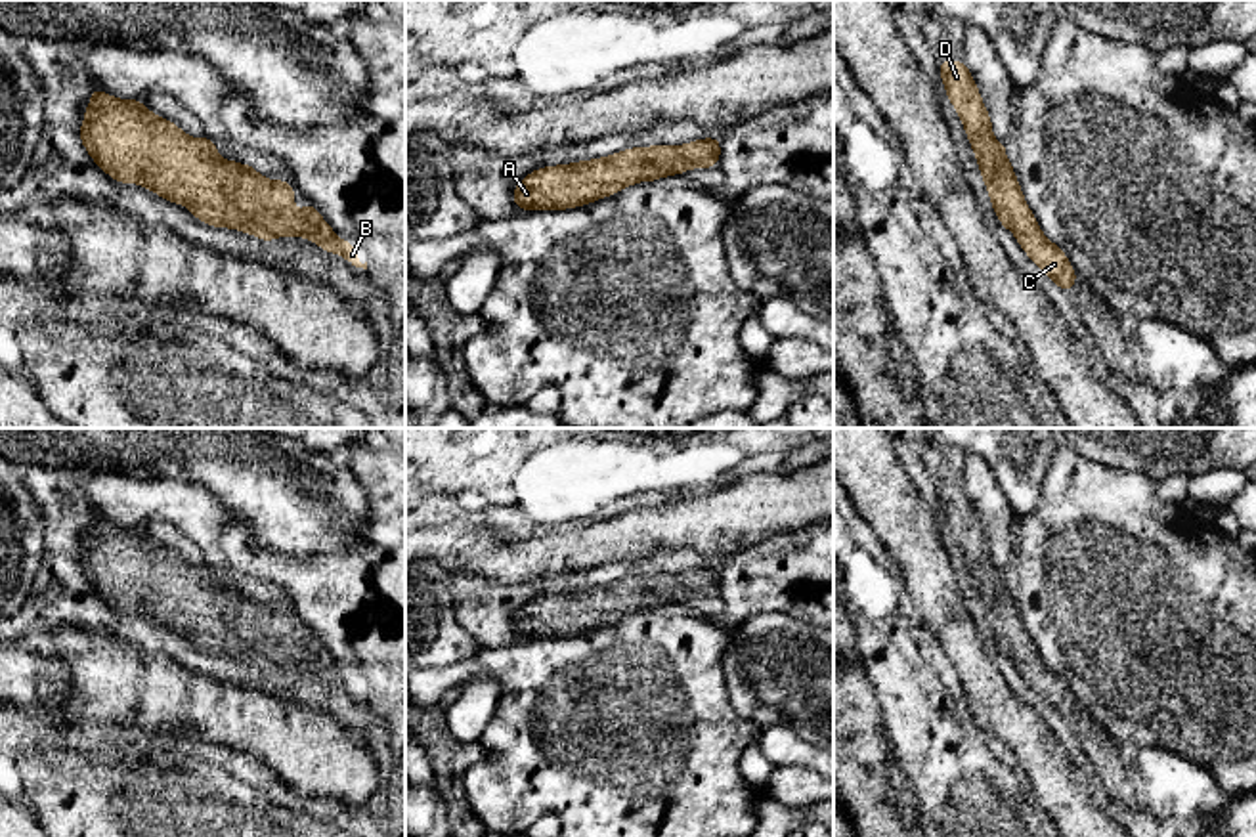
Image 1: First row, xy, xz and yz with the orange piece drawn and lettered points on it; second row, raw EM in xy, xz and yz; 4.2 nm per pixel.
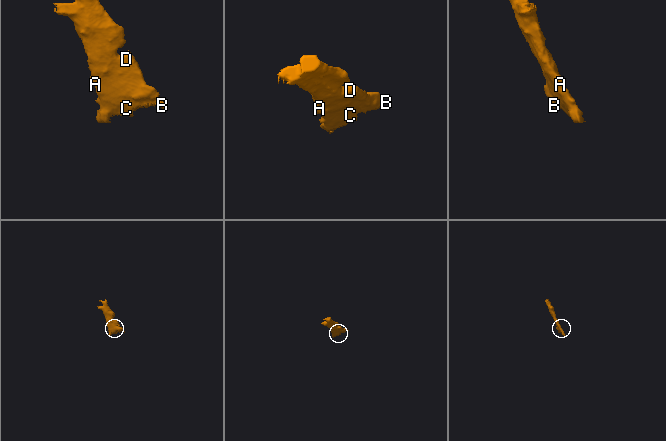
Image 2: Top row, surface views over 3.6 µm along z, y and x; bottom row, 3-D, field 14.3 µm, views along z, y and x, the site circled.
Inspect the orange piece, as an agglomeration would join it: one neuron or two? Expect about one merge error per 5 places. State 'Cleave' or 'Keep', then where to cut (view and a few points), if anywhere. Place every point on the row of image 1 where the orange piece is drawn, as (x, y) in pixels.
Keep. No split

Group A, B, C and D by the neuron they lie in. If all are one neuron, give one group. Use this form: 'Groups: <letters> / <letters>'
Groups: A B C D

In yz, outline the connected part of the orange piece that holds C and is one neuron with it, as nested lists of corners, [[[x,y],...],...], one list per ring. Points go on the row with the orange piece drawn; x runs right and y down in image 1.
[[[939,61],[946,97],[954,105],[990,195],[992,210],[1007,227],[1027,256],[1067,294],[1078,281],[1063,248],[1051,243],[1029,208],[1013,164],[1006,159],[1007,145],[992,136],[992,120],[979,88],[964,61]]]

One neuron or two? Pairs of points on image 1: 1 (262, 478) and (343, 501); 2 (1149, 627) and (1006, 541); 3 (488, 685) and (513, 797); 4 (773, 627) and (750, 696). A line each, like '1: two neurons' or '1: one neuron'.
1: one neuron
2: two neurons
3: two neurons
4: one neuron

